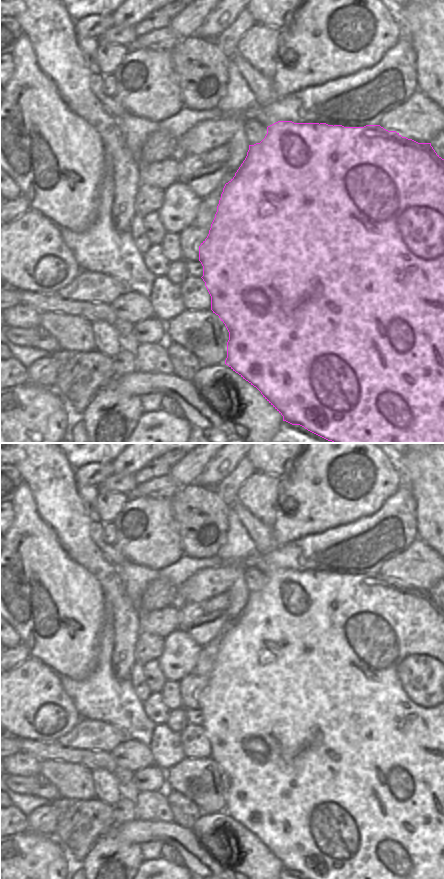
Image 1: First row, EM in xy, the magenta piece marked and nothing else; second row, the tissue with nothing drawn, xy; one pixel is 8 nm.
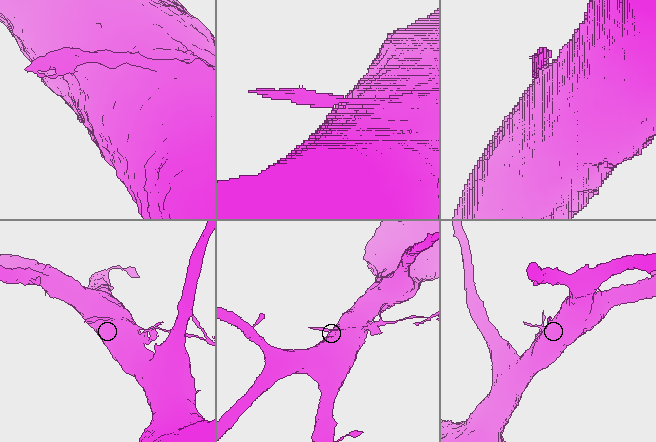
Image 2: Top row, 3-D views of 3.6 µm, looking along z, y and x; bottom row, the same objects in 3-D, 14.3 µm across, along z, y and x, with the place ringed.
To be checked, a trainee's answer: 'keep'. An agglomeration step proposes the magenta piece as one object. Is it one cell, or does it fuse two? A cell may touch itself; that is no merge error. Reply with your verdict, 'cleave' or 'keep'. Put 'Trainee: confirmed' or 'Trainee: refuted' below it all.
cleave
Trainee: refuted

